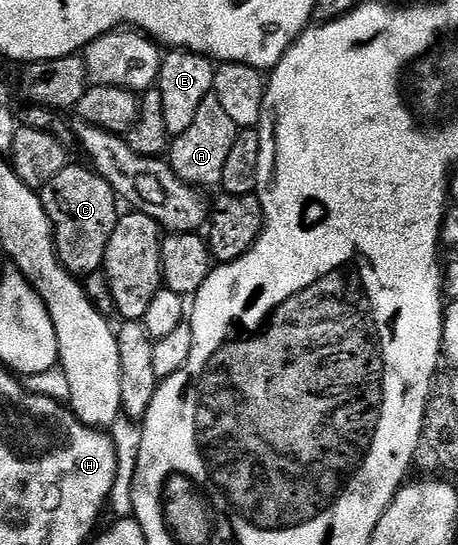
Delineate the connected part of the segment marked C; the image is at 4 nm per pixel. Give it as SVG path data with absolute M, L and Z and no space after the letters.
M65 166L43 185L40 200L44 203L56 237L56 253L64 268L77 278L87 278L101 271L106 246L118 219L118 197L114 189L91 167Z

